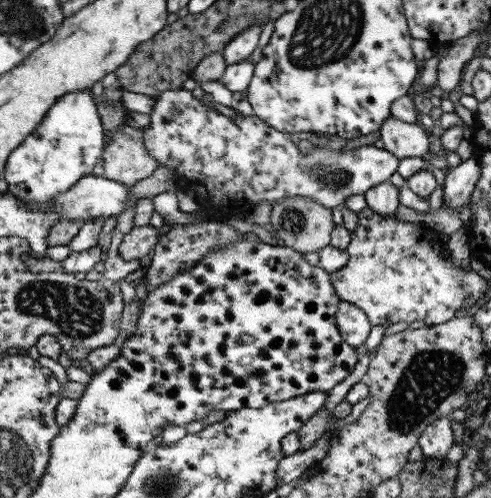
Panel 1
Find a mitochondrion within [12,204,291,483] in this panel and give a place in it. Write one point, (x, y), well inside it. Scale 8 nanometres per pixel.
(79, 314)

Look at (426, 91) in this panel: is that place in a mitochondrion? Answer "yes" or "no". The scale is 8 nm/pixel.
no

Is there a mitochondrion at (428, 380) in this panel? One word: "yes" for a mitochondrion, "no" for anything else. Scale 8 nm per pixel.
yes

